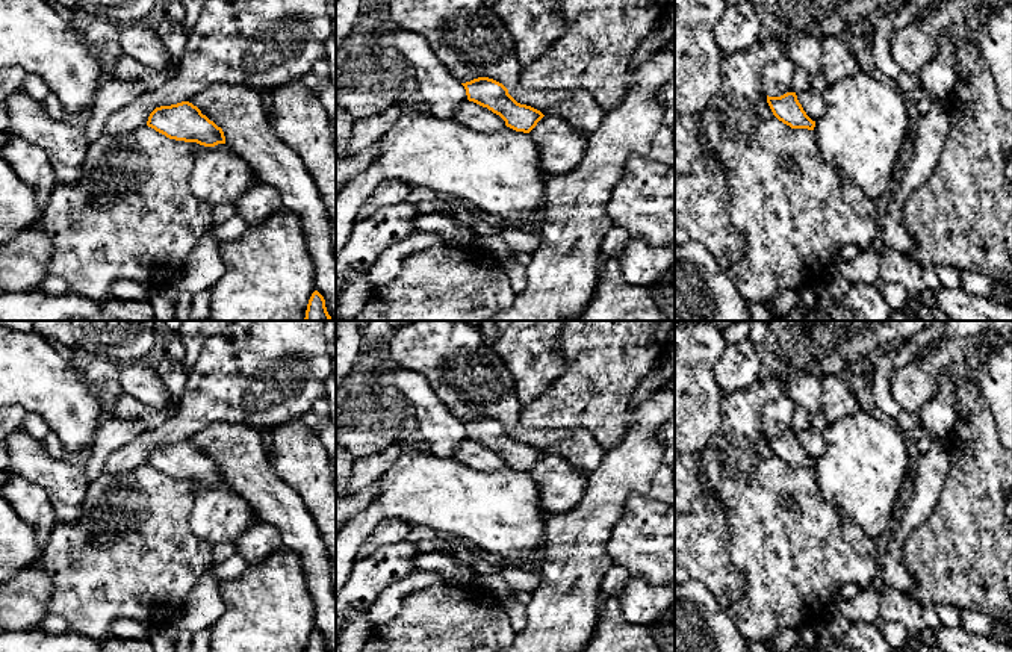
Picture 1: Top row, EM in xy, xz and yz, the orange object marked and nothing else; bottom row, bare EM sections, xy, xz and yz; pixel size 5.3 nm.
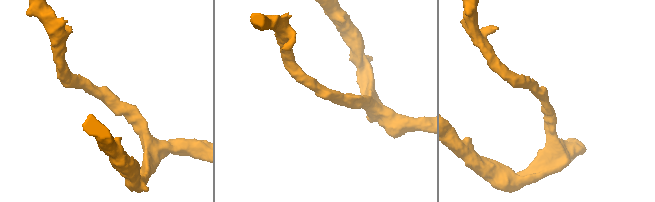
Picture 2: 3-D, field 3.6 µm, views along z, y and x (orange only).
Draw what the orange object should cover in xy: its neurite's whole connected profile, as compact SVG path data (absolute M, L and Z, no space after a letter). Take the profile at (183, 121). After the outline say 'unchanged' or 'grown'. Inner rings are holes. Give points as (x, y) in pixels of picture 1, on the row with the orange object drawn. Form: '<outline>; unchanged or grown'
M189 101L156 107L147 126L175 141L197 142L204 147L225 144L222 129Z; unchanged

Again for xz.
M478 77L461 85L466 89L469 101L499 115L505 121L505 126L516 132L529 133L545 116L540 110L517 103L508 94L508 89L493 79Z; unchanged

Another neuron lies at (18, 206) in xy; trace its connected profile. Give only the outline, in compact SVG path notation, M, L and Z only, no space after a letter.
M0 156L0 247L17 233L41 225L41 213L35 189Z

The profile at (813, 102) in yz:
M808 88L805 91L796 92L799 103L812 121L818 121L826 112L826 103L823 94Z

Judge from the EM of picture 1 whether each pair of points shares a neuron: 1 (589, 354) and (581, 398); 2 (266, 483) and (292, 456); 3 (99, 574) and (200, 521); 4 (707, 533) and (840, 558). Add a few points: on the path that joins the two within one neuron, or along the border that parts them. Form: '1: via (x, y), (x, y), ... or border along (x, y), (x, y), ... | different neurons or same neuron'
1: via (583, 365), (583, 388) | same neuron
2: border along (271, 465), (301, 498) | different neurons
3: border along (191, 490), (189, 528), (211, 545) | different neurons
4: border along (720, 502), (728, 527), (729, 557), (741, 571) | different neurons

